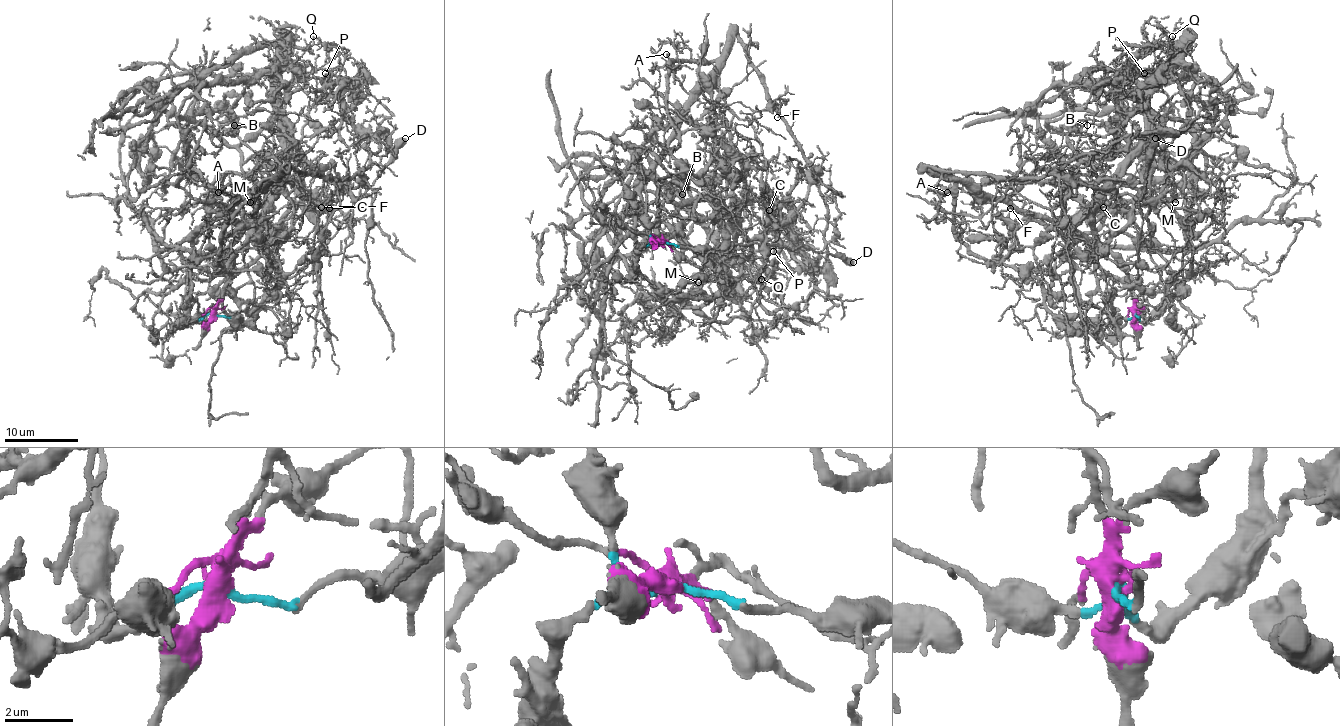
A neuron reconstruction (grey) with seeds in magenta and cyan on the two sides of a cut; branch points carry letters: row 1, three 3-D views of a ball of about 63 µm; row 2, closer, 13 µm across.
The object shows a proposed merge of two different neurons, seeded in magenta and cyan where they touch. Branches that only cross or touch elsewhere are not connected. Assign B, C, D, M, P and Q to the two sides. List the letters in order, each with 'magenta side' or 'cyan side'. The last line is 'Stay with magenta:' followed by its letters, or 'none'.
B: magenta side
C: magenta side
D: cyan side
M: cyan side
P: magenta side
Q: magenta side
Stay with magenta: B, C, P, Q

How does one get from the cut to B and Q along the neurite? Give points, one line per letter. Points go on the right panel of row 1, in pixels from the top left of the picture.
B: (1136, 314), (1094, 213), (1145, 112), (1130, 112), (1108, 154), (1081, 158), (1064, 127), (1086, 125)
Q: (1136, 314), (1125, 266), (1095, 231), (1094, 211), (1145, 129), (1145, 90), (1172, 56), (1172, 35)

